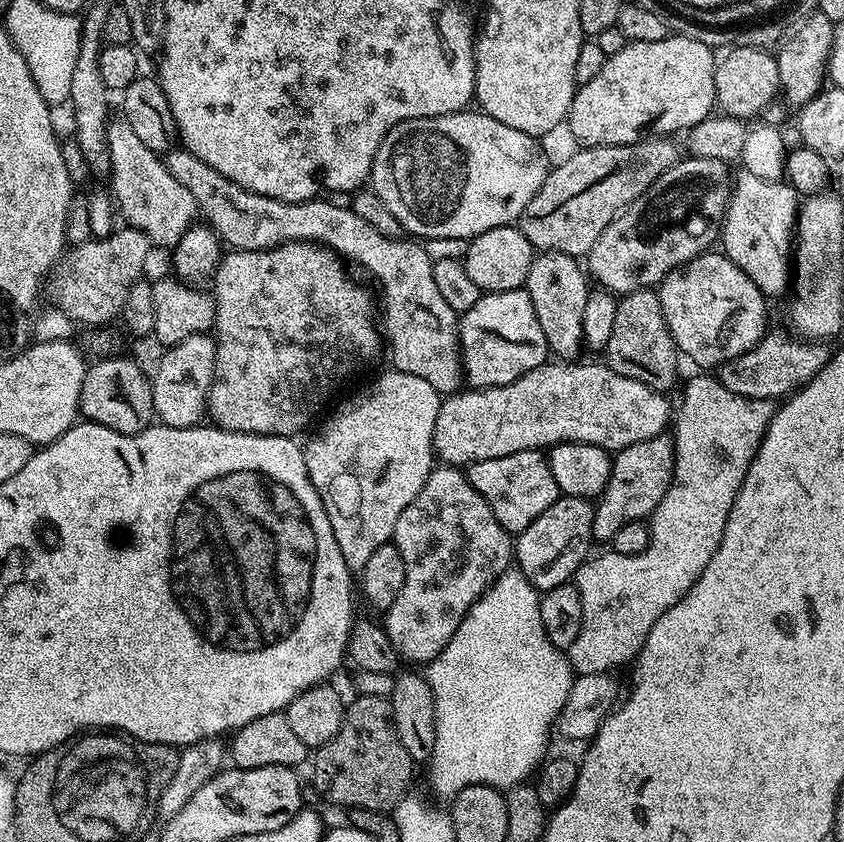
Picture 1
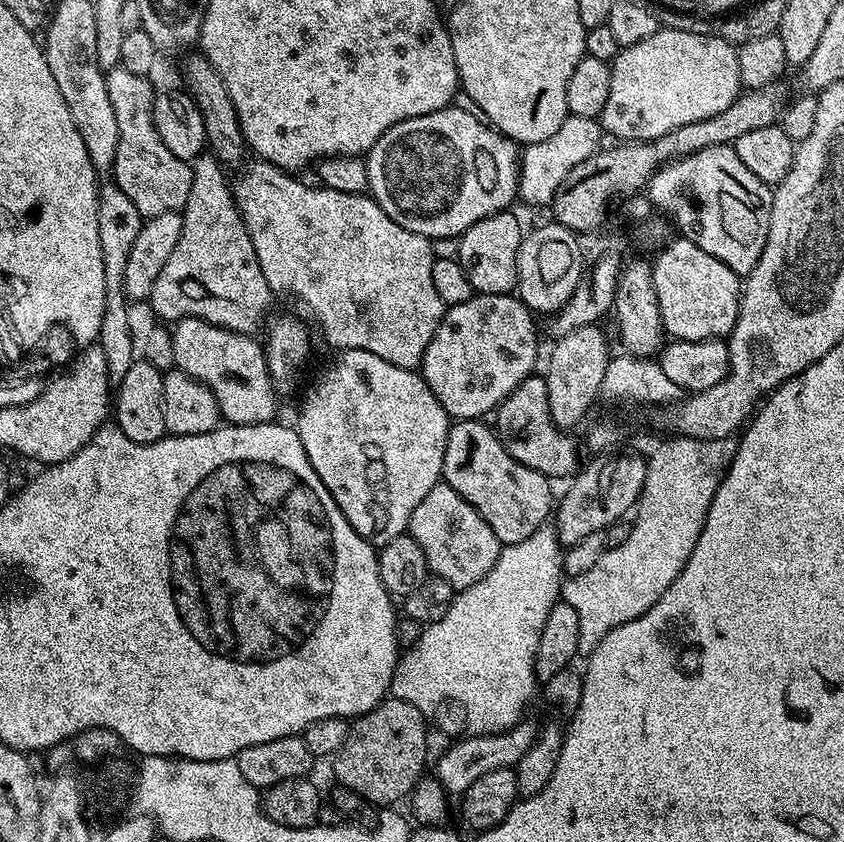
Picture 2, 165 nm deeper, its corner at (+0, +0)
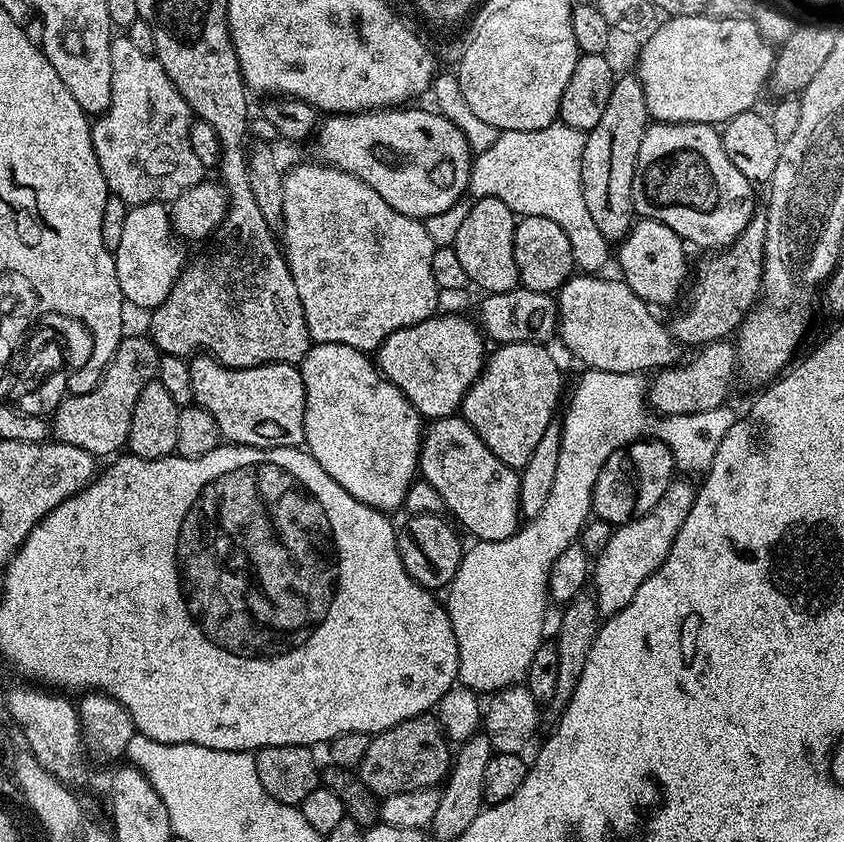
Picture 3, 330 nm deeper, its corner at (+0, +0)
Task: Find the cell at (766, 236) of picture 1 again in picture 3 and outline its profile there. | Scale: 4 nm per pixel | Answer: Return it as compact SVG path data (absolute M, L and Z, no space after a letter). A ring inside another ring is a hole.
M649 123L642 138L642 146L638 146L638 162L636 163L634 186L632 187L632 207L637 217L646 220L657 220L666 226L670 226L670 230L674 230L674 234L678 234L680 239L689 245L697 244L700 248L708 248L704 250L723 250L739 239L757 211L756 200L752 197L752 192L754 192L753 184L745 176L738 174L738 170L734 167L734 162L730 162L730 158L726 154L721 133L713 125Z

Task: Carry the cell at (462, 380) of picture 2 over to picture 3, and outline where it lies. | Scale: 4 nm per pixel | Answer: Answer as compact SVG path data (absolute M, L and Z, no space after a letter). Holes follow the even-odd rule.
M433 314L429 320L396 330L380 343L378 367L391 384L429 421L461 411L473 384L486 365L486 337L475 319Z

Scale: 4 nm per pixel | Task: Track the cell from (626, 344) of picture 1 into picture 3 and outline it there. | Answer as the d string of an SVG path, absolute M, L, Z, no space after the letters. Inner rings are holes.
M635 75L624 76L612 85L610 102L606 102L602 122L598 122L598 126L594 126L594 130L585 135L582 150L582 198L586 198L590 218L594 218L598 230L602 230L609 242L619 242L632 231L632 187L638 162L638 146L642 146L642 138L649 123L648 108L644 104L644 95L640 93L639 79Z

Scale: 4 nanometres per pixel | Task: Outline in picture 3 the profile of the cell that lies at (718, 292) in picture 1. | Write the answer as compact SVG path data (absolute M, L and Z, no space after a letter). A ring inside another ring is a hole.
M637 219L633 223L632 231L619 241L618 248L620 253L615 253L614 260L620 263L622 271L622 279L628 283L630 290L634 290L634 294L638 294L638 298L642 298L649 306L657 306L656 304L672 304L680 296L680 291L685 291L686 285L690 280L690 264L688 268L688 256L684 253L686 249L685 241L680 239L678 234L674 234L674 230L670 230L670 226L666 226L657 220Z

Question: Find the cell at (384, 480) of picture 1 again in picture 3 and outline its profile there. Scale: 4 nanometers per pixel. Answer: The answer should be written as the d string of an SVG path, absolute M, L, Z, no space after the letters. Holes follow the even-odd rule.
M338 342L313 343L309 347L308 353L301 358L298 367L302 374L302 386L306 386L304 444L307 452L316 459L318 466L322 466L322 470L326 470L326 474L330 474L330 478L334 478L334 482L338 482L338 486L342 486L342 490L346 490L346 494L350 494L358 502L389 514L395 513L395 508L398 508L398 510L403 509L406 494L410 490L412 481L417 479L420 467L420 441L422 439L422 417L420 411L406 399L402 394L402 390L398 390L398 386L391 384L380 373L379 367L374 363L373 357L369 353L359 352L354 346L346 346Z

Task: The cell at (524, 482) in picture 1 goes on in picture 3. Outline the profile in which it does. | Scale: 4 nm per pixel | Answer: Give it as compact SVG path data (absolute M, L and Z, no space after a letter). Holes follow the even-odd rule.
M463 415L444 416L423 429L418 472L438 490L451 519L477 541L502 542L520 531L520 473L493 454Z

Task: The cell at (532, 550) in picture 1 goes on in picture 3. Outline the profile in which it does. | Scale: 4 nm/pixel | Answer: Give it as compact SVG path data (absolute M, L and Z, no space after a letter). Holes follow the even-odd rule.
M641 438L629 442L610 458L606 458L606 466L602 466L602 474L598 474L598 482L594 482L592 495L592 516L597 520L605 520L607 524L619 526L629 524L632 520L642 518L652 512L654 506L666 494L671 486L674 473L678 468L668 445L655 438Z

